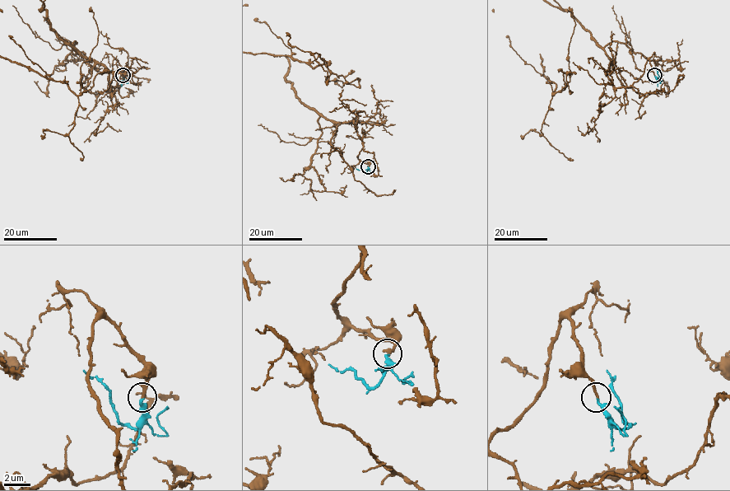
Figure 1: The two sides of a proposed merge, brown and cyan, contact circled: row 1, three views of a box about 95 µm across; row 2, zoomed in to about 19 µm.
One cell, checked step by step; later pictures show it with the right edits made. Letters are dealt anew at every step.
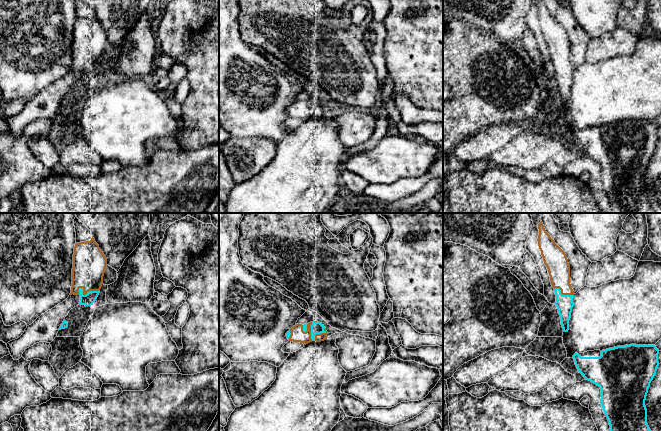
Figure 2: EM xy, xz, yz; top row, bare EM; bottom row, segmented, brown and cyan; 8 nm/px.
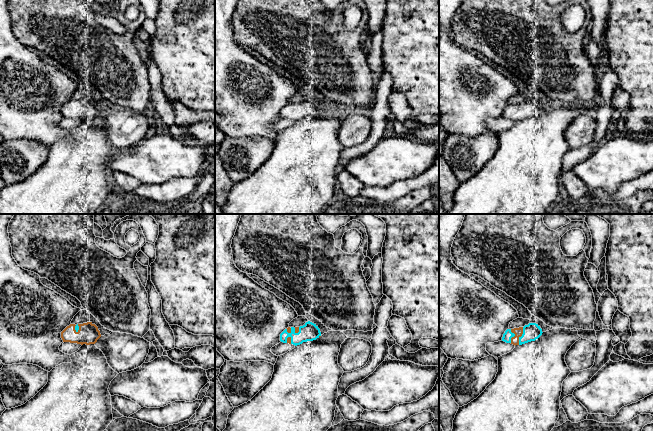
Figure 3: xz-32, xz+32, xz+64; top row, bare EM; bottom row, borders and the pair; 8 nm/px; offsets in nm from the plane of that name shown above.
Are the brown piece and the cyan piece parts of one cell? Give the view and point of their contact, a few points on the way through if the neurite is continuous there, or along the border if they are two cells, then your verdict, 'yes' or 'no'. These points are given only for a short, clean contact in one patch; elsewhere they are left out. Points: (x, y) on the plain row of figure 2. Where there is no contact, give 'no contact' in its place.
meets brown in xy at (85, 70); yes

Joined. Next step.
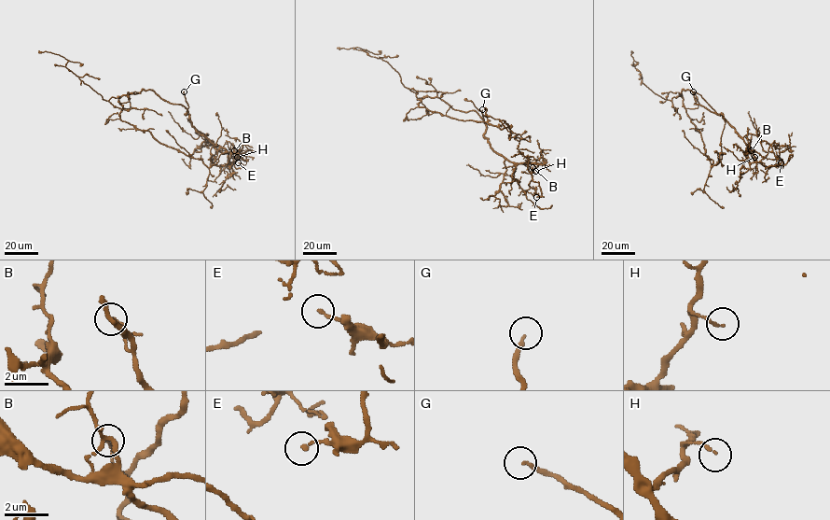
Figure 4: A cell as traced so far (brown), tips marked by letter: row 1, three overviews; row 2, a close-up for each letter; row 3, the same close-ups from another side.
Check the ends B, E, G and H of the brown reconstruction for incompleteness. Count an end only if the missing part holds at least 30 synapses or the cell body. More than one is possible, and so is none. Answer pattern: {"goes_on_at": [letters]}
{"goes_on_at": ["G"]}

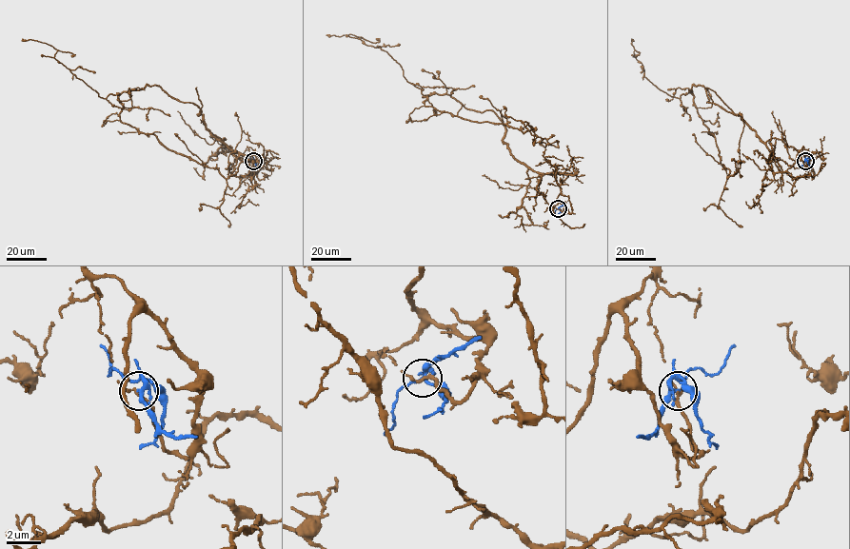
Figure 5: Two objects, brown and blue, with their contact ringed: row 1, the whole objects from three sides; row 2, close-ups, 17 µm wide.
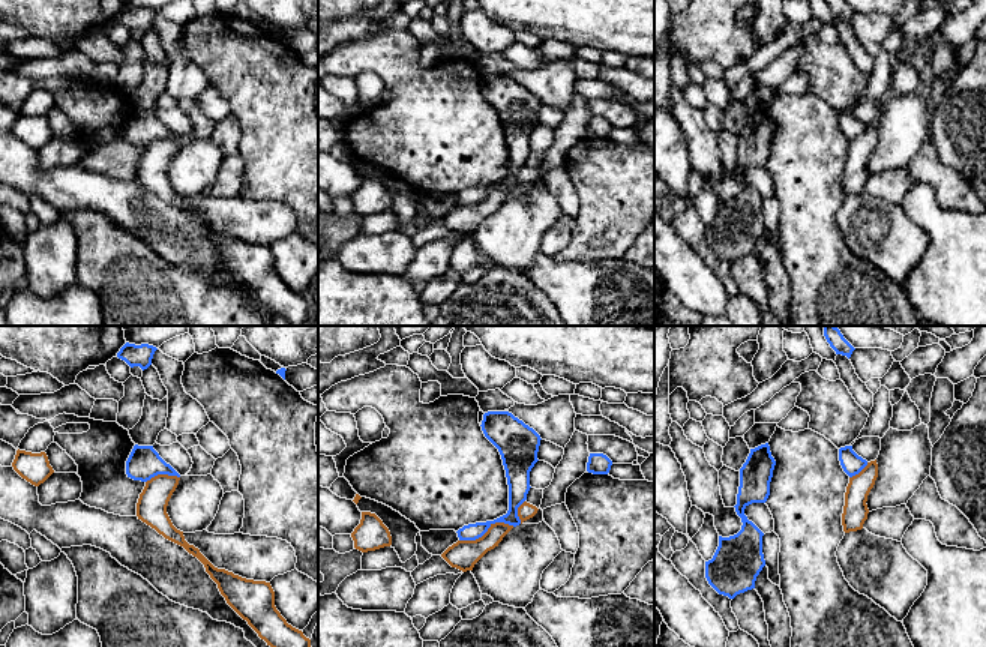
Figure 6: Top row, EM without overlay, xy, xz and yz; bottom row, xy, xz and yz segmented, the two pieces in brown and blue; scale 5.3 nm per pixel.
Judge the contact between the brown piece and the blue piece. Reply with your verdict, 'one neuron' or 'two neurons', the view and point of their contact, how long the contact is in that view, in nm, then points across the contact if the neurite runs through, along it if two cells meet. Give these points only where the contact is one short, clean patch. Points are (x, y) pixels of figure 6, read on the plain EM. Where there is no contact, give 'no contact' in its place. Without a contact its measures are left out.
two neurons; contact xz (488, 194); length 300 nm; border xz (514, 189), (494, 186), (480, 200), (459, 204)

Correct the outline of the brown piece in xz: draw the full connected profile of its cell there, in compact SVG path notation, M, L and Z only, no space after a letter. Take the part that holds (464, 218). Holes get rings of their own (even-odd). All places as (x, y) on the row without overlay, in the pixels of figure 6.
M504 186L491 188L488 195L476 204L458 204L441 221L462 236L473 234L474 228L491 213L498 210L503 201L513 192Z

